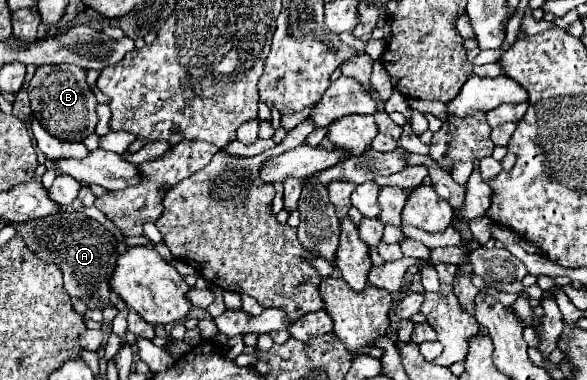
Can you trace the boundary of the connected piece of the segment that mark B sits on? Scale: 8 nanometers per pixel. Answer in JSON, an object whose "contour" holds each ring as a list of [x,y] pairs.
{"contour":[[[41,65],[29,81],[27,91],[33,115],[53,137],[63,141],[83,141],[87,135],[93,133],[99,117],[97,101],[87,85],[85,69],[77,65]]]}

